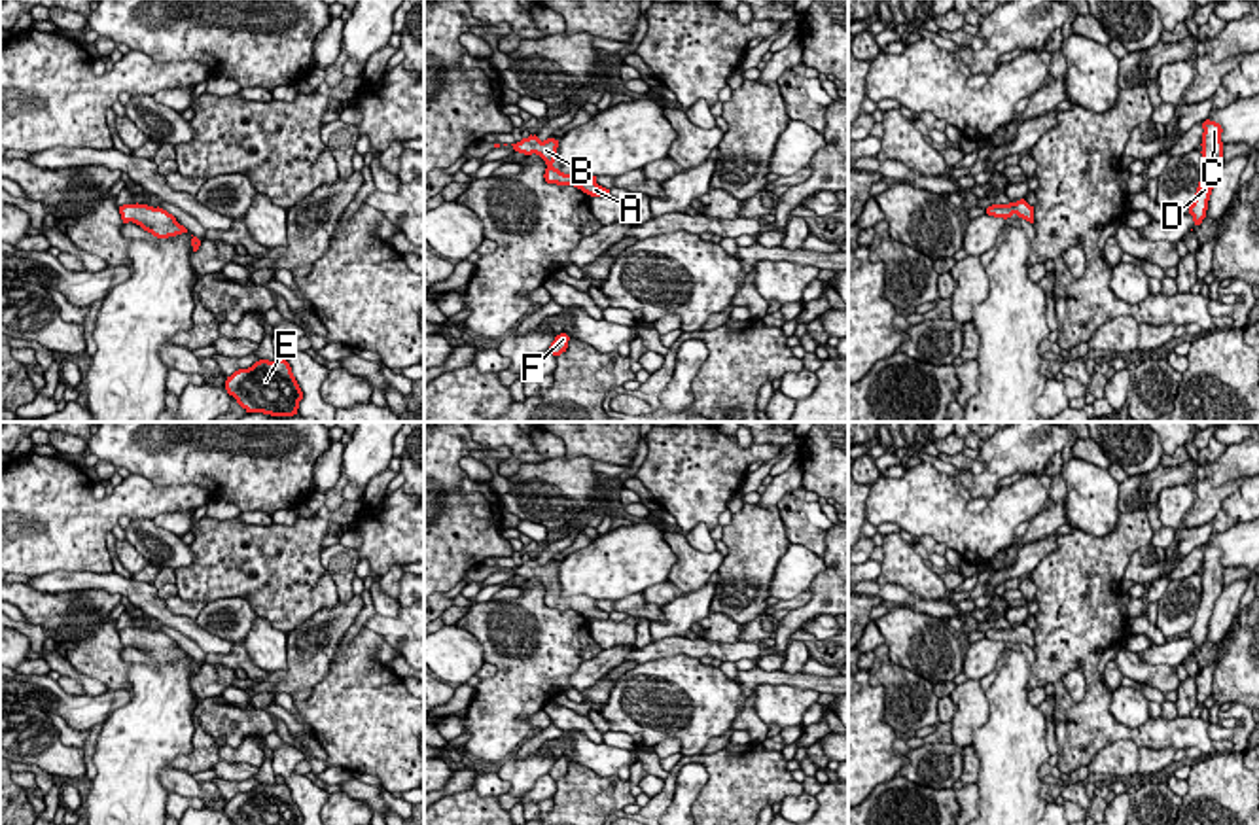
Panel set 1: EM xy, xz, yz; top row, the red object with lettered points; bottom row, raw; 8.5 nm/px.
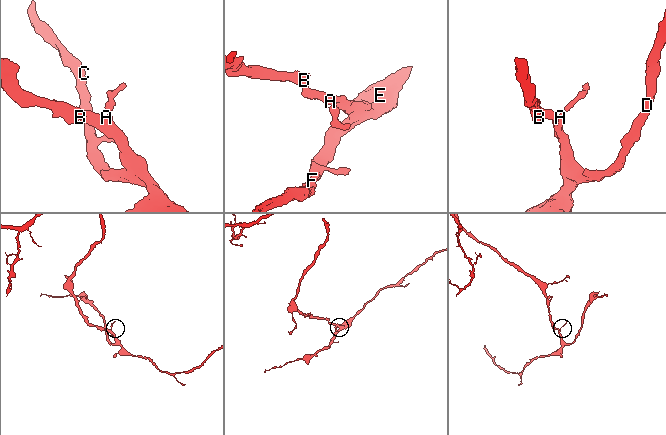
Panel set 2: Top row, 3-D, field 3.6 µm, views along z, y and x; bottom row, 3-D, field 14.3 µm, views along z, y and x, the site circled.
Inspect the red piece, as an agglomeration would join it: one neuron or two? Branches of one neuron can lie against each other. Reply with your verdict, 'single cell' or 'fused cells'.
single cell

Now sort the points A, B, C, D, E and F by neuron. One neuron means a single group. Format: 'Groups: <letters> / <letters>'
Groups: A B C D E F

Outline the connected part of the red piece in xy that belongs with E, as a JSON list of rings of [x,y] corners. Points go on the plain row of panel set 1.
[[[259,783],[239,793],[225,804],[225,814],[237,825],[301,825],[303,816],[286,783]]]

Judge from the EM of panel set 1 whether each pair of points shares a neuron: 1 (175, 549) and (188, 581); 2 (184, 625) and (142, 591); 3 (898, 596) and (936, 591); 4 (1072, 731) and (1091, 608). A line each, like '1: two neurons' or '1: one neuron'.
1: two neurons
2: one neuron
3: two neurons
4: one neuron

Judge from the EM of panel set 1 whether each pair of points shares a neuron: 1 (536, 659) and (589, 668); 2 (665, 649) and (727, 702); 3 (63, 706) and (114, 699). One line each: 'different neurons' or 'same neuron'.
1: different neurons
2: different neurons
3: same neuron

